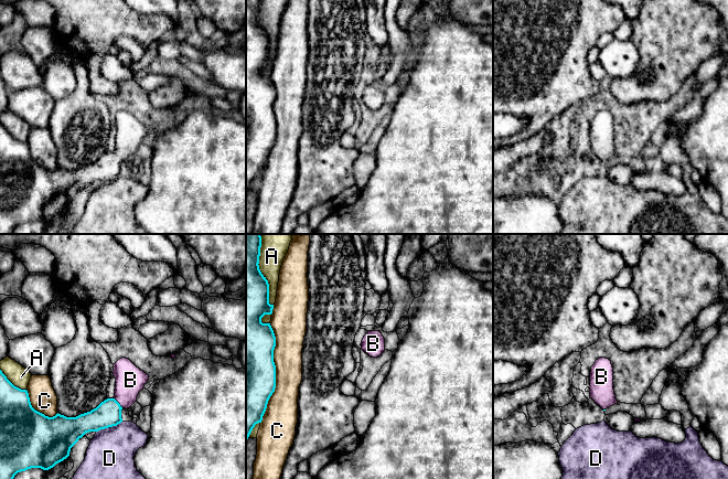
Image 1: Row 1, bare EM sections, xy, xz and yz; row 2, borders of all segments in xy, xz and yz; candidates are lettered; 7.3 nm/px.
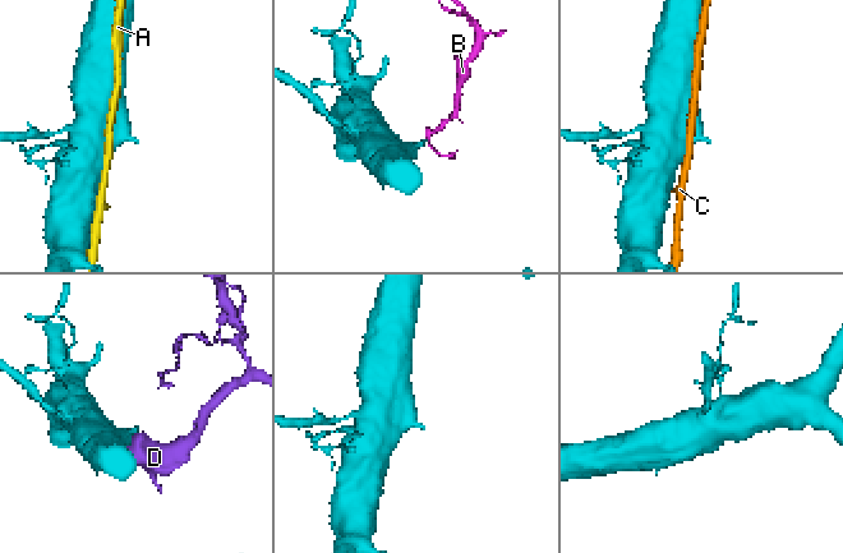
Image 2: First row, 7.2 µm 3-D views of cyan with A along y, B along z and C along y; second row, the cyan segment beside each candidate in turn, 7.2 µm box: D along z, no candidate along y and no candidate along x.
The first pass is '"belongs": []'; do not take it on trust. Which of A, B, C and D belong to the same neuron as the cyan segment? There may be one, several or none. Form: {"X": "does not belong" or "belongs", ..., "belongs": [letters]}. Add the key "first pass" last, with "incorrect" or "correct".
{"A": "does not belong", "B": "belongs", "C": "does not belong", "D": "does not belong", "belongs": ["B"], "first pass": "incorrect"}

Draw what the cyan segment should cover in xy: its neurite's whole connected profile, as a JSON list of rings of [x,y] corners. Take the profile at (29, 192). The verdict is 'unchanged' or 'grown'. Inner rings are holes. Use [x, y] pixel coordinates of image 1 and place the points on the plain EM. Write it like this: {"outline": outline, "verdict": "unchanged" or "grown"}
{"outline": [[[121,110],[114,117],[115,149],[101,155],[90,164],[76,170],[56,167],[53,170],[35,163],[26,142],[14,139],[0,123],[0,234],[12,234],[18,225],[31,221],[49,223],[69,209],[71,201],[86,185],[117,179],[122,174],[121,162],[129,161],[149,132],[149,128],[129,111]]], "verdict": "grown"}

